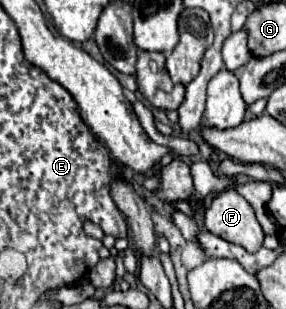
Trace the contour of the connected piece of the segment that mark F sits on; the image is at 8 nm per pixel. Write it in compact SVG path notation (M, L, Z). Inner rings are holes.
M232 188L220 192L210 208L206 208L204 226L212 234L242 246L248 252L258 252L264 242L264 230L256 220L254 208Z

